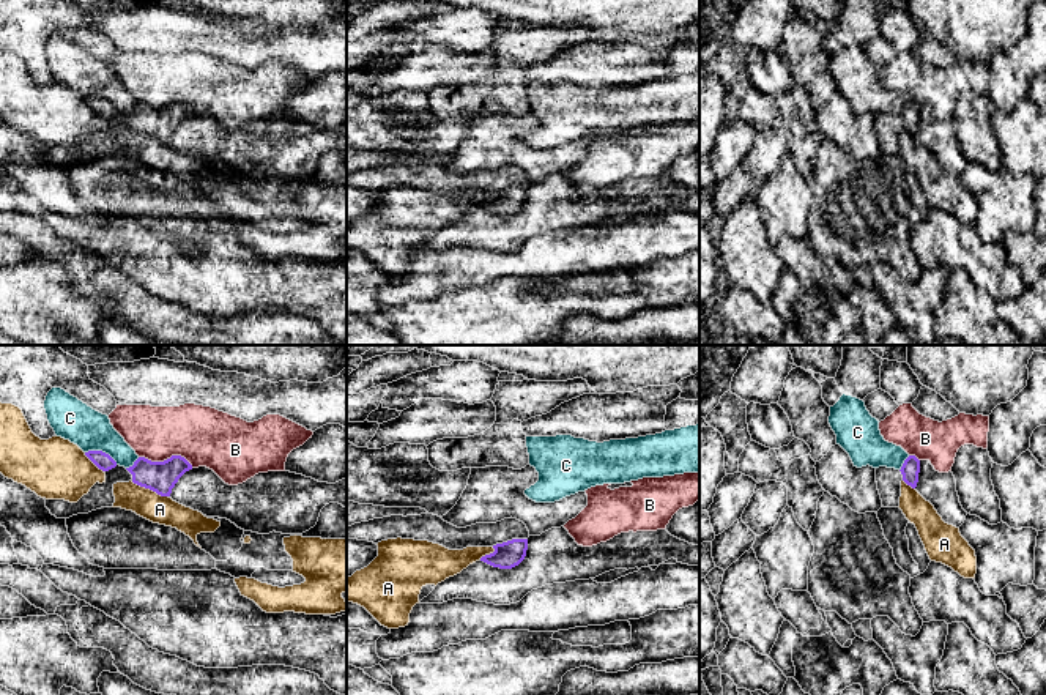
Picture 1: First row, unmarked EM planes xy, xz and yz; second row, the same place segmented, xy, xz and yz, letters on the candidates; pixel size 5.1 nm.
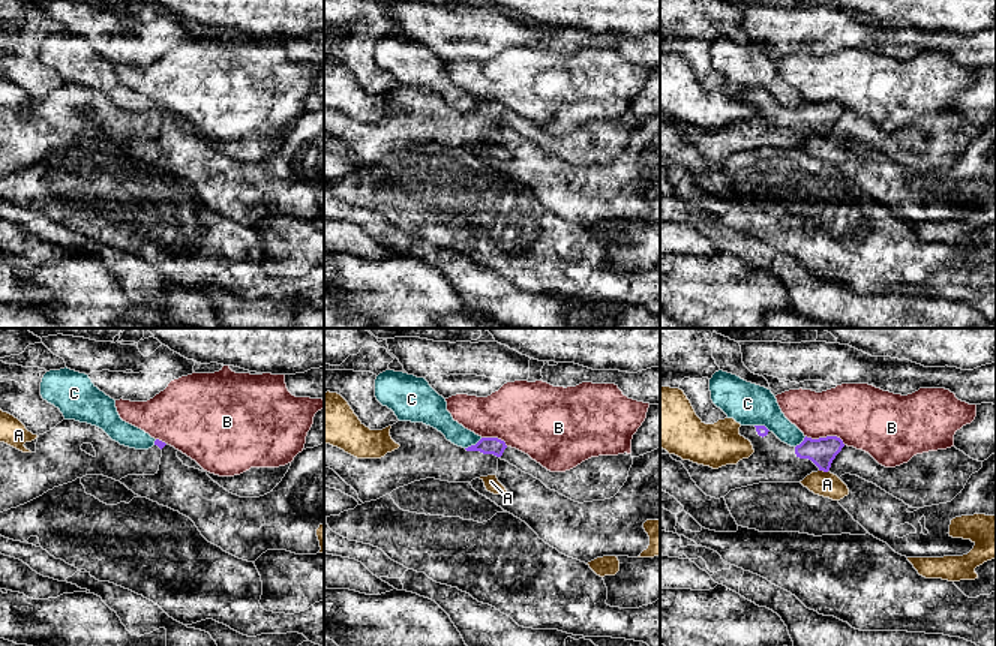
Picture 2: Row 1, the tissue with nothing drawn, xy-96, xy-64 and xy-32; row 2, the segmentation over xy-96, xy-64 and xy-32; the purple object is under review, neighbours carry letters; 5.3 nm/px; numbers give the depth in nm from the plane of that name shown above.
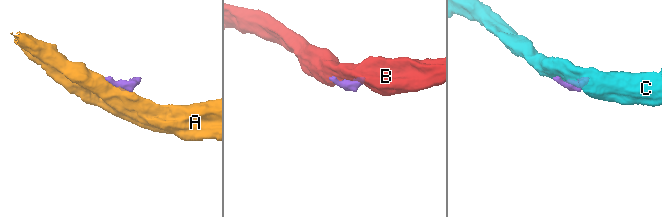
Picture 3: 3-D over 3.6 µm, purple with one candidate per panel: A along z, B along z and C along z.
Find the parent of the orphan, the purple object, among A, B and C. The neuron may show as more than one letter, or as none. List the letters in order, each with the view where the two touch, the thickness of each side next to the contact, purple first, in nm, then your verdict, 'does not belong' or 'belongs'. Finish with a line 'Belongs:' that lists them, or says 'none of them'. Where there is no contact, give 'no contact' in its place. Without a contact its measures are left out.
A: xy | 160/140 nm | does not belong
B: xy | 160/300 nm | does not belong
C: xy | 90/200 nm | does not belong
Belongs: none of them

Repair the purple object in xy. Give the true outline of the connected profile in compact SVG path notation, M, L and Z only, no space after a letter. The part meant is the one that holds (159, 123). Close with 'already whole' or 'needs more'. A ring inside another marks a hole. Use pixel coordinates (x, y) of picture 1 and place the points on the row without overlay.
M88 98L85 102L106 120L106 128L102 131L96 129L77 150L46 147L46 154L57 165L69 165L101 154L112 154L115 150L113 132L117 129L132 128L161 143L170 143L178 126L186 118L192 117L192 112L181 102L172 102L164 109L151 109L145 104L139 104L129 115L120 113L102 98Z | needs more

